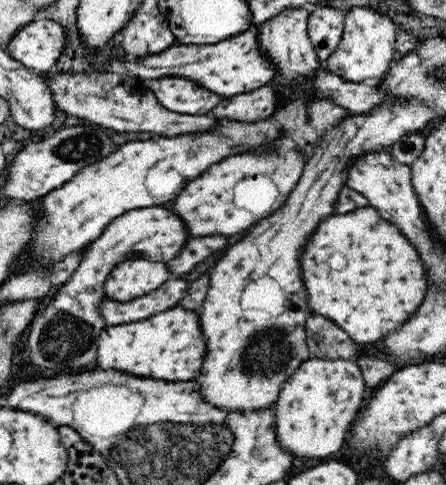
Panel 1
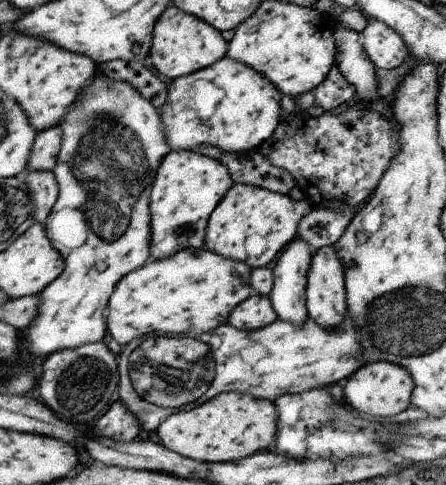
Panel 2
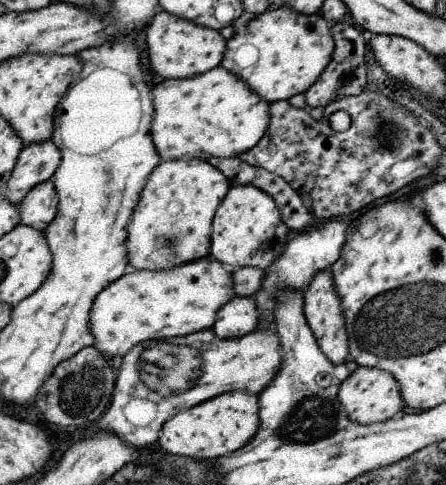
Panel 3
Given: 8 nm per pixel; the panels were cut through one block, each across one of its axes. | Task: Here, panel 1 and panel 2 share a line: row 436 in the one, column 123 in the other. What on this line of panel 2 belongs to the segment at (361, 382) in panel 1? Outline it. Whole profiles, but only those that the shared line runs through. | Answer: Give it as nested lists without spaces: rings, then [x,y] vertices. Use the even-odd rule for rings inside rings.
[[[187,248],[161,260],[149,260],[145,266],[133,270],[131,274],[127,274],[127,278],[123,278],[123,282],[119,282],[119,290],[115,290],[115,298],[111,298],[111,318],[107,318],[107,336],[117,344],[127,346],[135,338],[177,336],[187,334],[189,330],[193,330],[195,334],[217,330],[219,326],[225,326],[229,322],[231,312],[253,294],[251,272],[253,268],[245,262],[223,258],[205,248]]]

